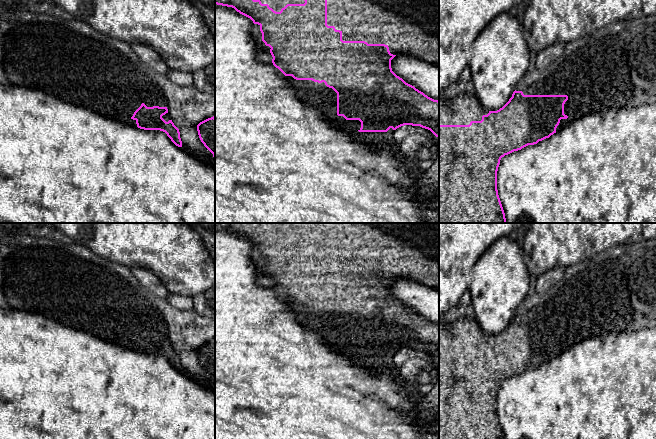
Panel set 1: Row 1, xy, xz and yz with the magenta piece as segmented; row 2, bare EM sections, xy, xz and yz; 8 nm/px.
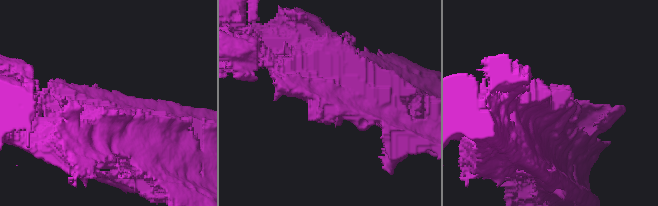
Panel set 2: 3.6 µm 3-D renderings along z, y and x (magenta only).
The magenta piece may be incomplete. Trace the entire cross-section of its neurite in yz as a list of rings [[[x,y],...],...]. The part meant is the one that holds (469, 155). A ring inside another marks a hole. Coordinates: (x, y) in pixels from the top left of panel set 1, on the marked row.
[[[466,67],[458,80],[446,89],[439,91],[439,223],[506,223],[505,213],[497,190],[497,171],[500,160],[505,155],[521,150],[528,145],[537,144],[556,133],[561,119],[567,119],[564,114],[564,104],[567,95],[524,95],[522,91],[514,91],[509,101],[497,111],[488,111],[476,95],[471,79],[470,69]]]

